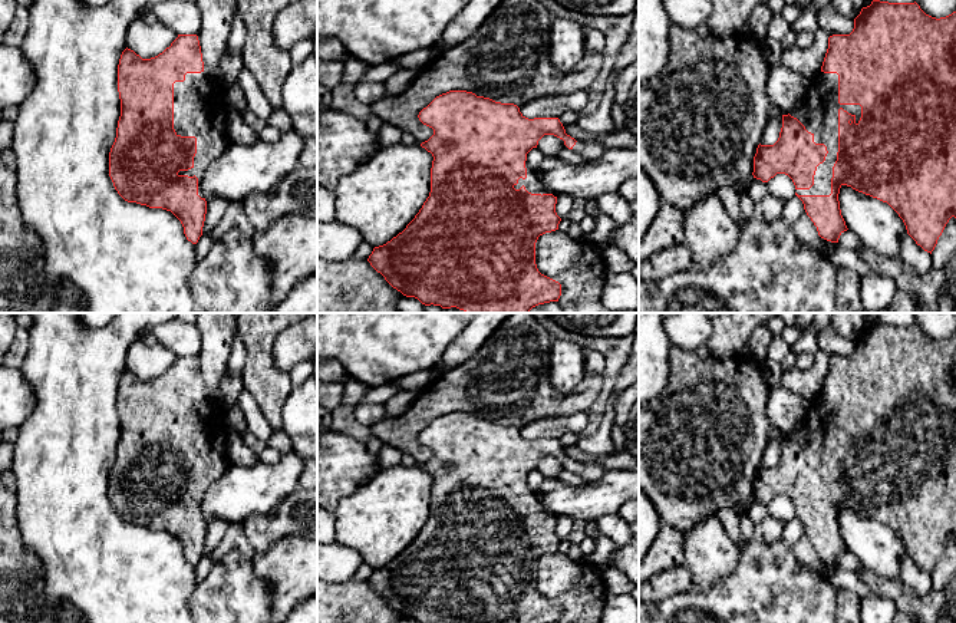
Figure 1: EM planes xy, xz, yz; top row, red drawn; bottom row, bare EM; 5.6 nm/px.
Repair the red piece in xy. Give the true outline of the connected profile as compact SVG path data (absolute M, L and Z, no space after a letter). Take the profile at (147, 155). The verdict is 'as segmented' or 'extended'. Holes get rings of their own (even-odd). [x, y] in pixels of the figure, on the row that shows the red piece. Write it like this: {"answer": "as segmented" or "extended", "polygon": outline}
{"answer": "extended", "polygon": "M178 34L169 47L151 59L142 59L126 47L118 65L118 92L121 116L109 152L109 177L115 189L128 202L171 211L181 221L187 240L197 244L207 214L202 177L231 142L227 135L225 90L221 82L212 82L207 76L198 36Z"}

